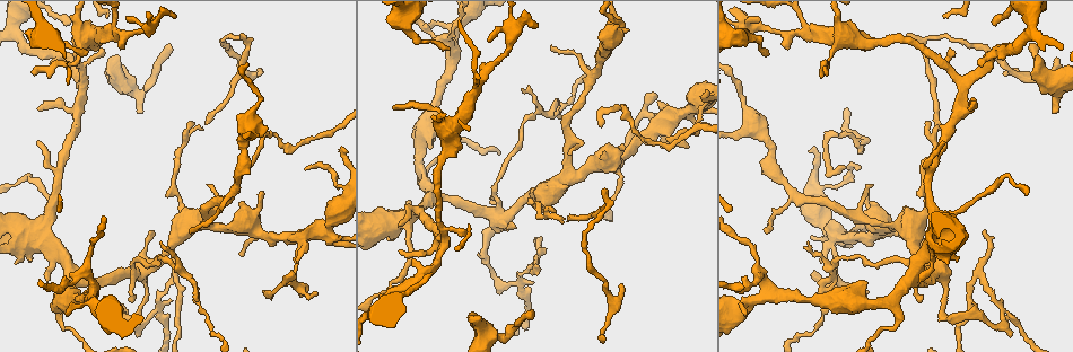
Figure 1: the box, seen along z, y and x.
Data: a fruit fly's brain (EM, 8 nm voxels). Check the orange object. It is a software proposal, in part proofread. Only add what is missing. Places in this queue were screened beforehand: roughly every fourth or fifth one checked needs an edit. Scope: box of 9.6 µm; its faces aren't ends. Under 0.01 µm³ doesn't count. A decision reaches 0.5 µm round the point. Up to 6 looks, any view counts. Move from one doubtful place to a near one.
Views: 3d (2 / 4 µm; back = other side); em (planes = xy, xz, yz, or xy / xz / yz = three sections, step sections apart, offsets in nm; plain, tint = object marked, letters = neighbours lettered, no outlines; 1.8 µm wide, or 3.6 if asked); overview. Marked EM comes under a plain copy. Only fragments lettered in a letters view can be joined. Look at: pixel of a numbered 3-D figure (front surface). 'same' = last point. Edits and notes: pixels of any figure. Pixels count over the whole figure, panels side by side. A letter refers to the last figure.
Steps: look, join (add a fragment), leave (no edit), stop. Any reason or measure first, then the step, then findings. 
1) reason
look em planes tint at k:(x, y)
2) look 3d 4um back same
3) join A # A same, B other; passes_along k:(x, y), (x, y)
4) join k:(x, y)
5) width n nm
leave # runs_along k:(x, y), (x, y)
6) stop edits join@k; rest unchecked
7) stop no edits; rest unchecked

free end
look em 3.6um planes letters at 1:(68, 315)

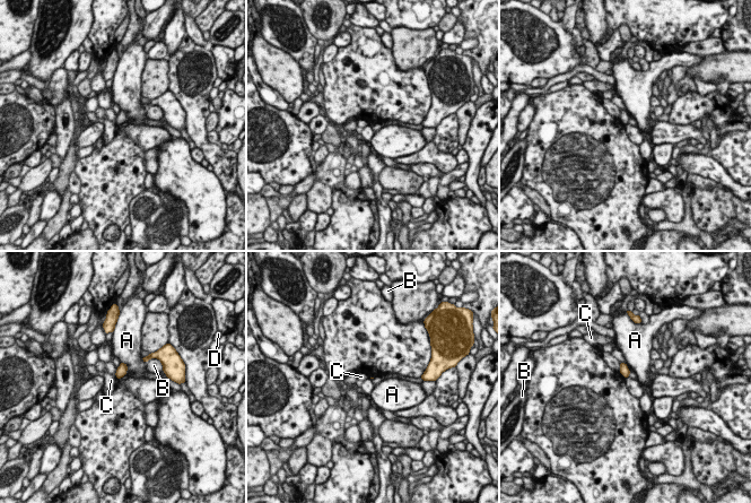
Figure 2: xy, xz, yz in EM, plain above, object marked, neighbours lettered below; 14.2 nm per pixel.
longest_contact A 160 nm
leave # A other, B other, C other, D other; border 2:(114, 374), (118, 378); none of them fits

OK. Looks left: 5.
branch stops here
look 3d 2um at 1:(570, 154)

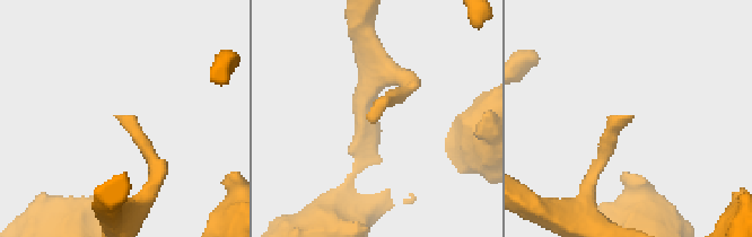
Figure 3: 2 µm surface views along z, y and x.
shape alone is not enough
look em planes letters at 3:(630, 116)

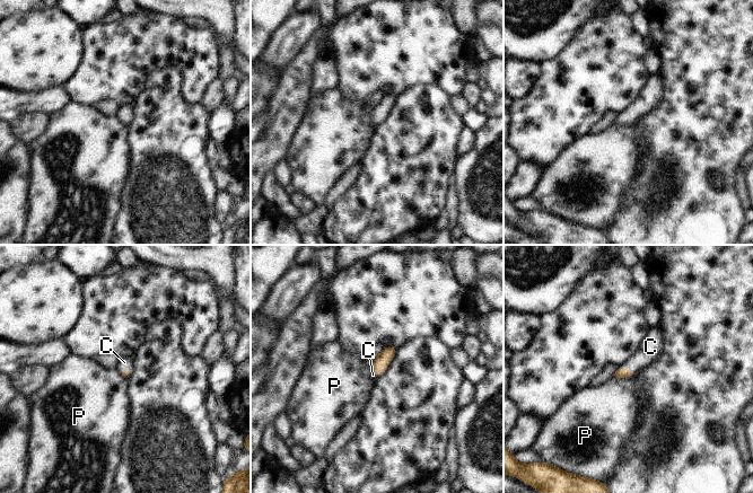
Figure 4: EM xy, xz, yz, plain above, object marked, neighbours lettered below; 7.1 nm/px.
join C # C same, P other; passes_along 4:(620, 372), (627, 369), (650, 346); the neuron continues

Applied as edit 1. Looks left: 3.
abrupt turn
look 3d 4um at 1:(652, 142)

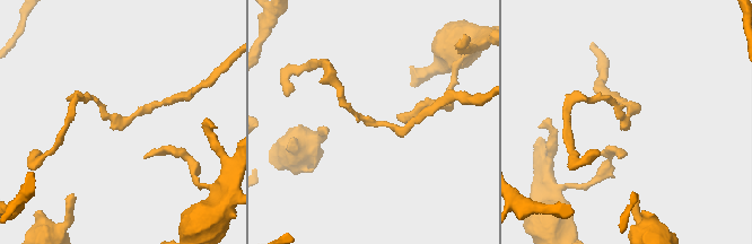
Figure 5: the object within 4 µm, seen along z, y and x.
need the tissue
look em planes letters at 5:(122, 121)

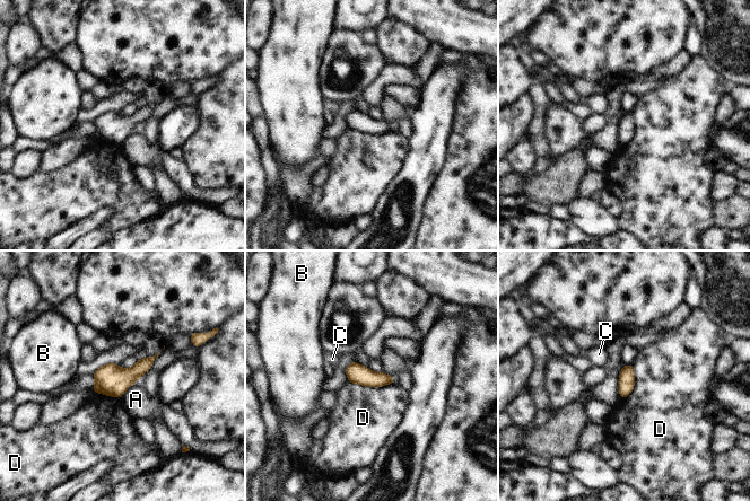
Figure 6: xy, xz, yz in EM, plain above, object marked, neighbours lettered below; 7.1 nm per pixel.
width 110 nm
leave # A other, B other, C other, D other; border 6:(349, 381), (374, 387), (394, 383); none of them fits

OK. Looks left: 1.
stop edits join@4; rest unchecked

